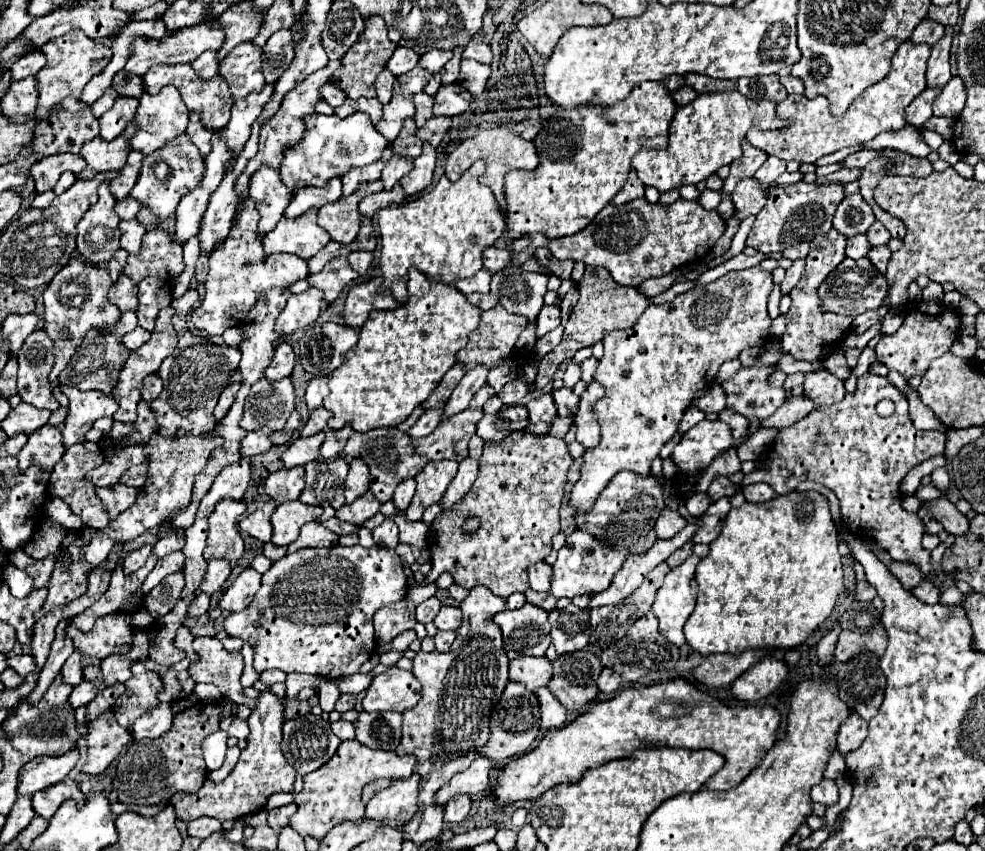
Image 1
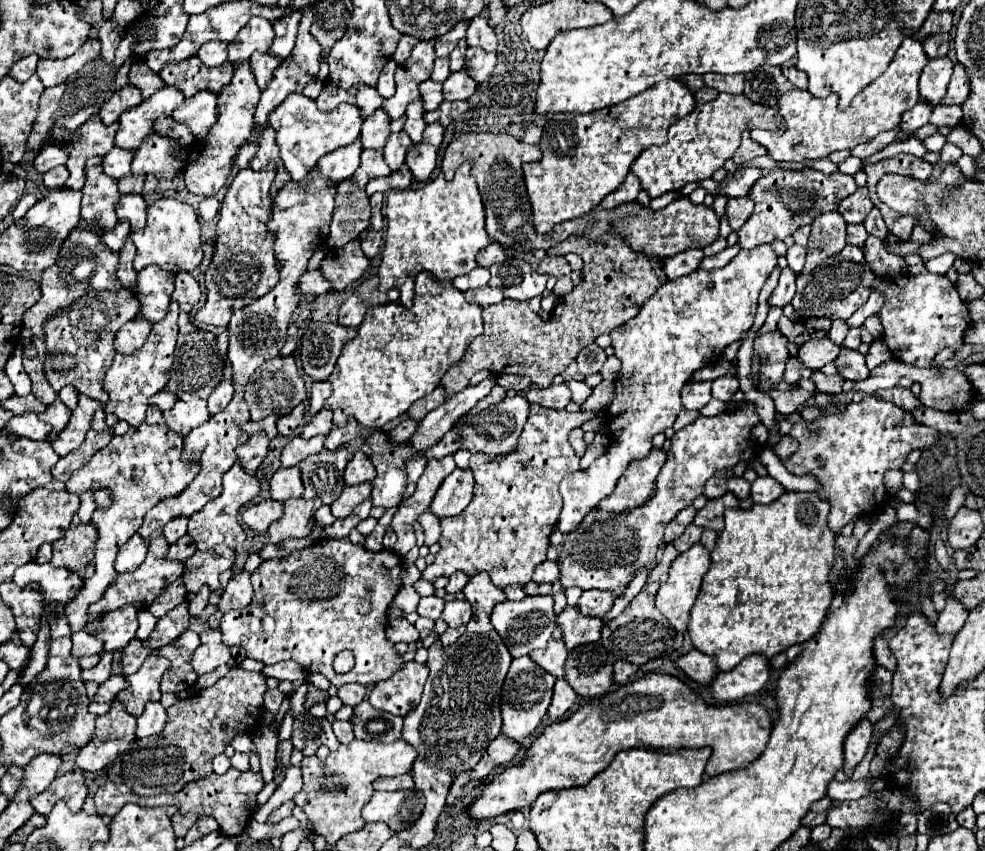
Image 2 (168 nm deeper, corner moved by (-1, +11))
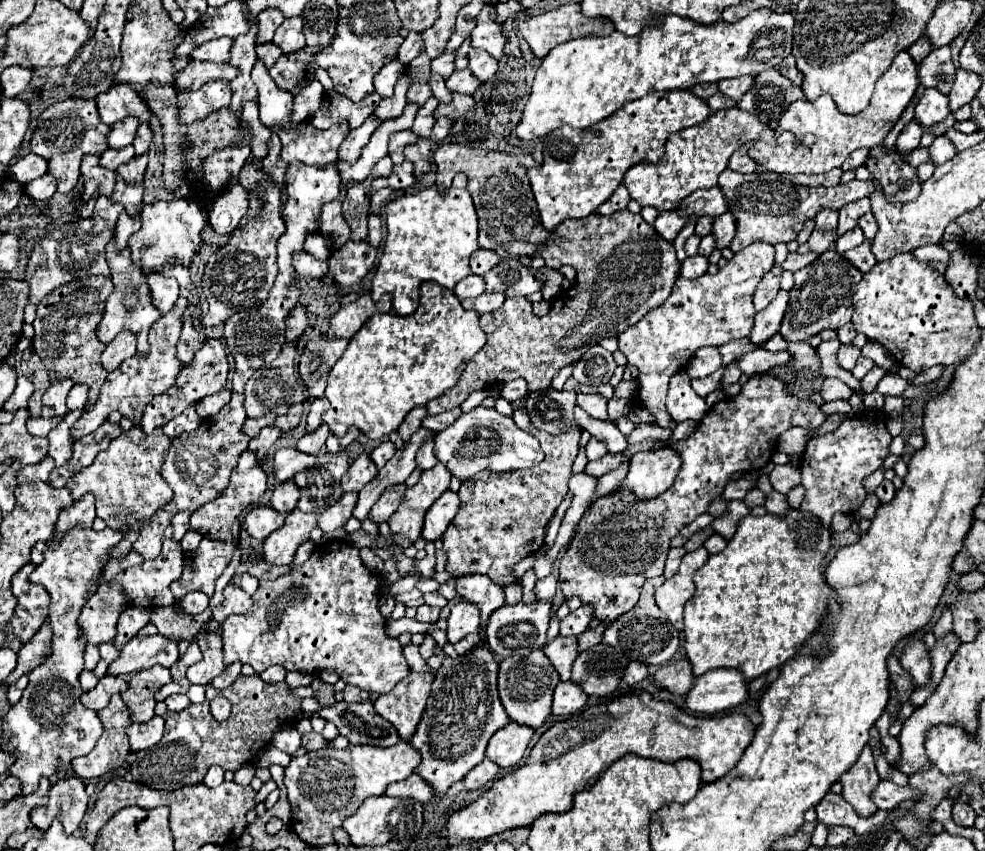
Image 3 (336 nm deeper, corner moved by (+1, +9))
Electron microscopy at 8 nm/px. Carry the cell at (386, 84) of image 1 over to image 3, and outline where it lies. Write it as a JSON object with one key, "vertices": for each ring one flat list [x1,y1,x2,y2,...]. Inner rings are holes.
{"vertices":[[394,59,390,61,386,67,380,69,380,73,376,75,374,79,374,85,376,85,376,91,382,95,382,97,390,97,394,93,394,85,396,85,396,79,404,73,404,63]]}

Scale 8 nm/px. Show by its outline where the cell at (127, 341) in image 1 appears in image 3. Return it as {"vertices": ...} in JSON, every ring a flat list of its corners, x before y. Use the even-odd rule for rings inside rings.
{"vertices":[[122,331,102,353,100,357,100,363,106,371,110,369,116,369,124,359,132,357,136,353,136,337,134,333,126,333]]}

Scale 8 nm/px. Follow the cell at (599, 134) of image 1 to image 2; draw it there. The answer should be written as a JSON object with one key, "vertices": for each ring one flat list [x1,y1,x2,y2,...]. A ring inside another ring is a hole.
{"vertices":[[664,79,664,83,642,91,624,103,594,111,592,115,552,115,546,121,538,143,542,159,524,163,522,167,534,223,556,225,590,213,608,193,622,185,632,161,644,149,666,143,672,119,688,115,694,105,696,101,686,85,676,79]]}

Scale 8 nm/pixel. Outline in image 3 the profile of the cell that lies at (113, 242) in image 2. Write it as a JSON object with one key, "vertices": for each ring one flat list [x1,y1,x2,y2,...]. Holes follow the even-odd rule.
{"vertices":[[98,197,96,207,94,207,94,215,92,215,94,233,100,233,104,229,114,229,120,211,122,211,122,205,110,201,108,197]]}

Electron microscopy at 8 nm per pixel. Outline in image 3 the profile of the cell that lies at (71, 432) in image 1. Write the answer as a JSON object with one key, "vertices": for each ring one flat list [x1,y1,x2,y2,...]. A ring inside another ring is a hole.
{"vertices":[[70,411,62,423,58,423,50,433,48,433,48,439,50,439,50,451,48,455,54,459,56,467,64,465,70,455,72,455,72,439,70,439,70,429,72,425,78,421,82,411]]}

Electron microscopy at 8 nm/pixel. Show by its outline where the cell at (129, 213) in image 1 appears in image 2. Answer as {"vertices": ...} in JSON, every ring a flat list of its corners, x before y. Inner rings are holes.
{"vertices":[[128,175,118,181,120,195,130,195,130,193,142,193,144,187,144,175]]}

